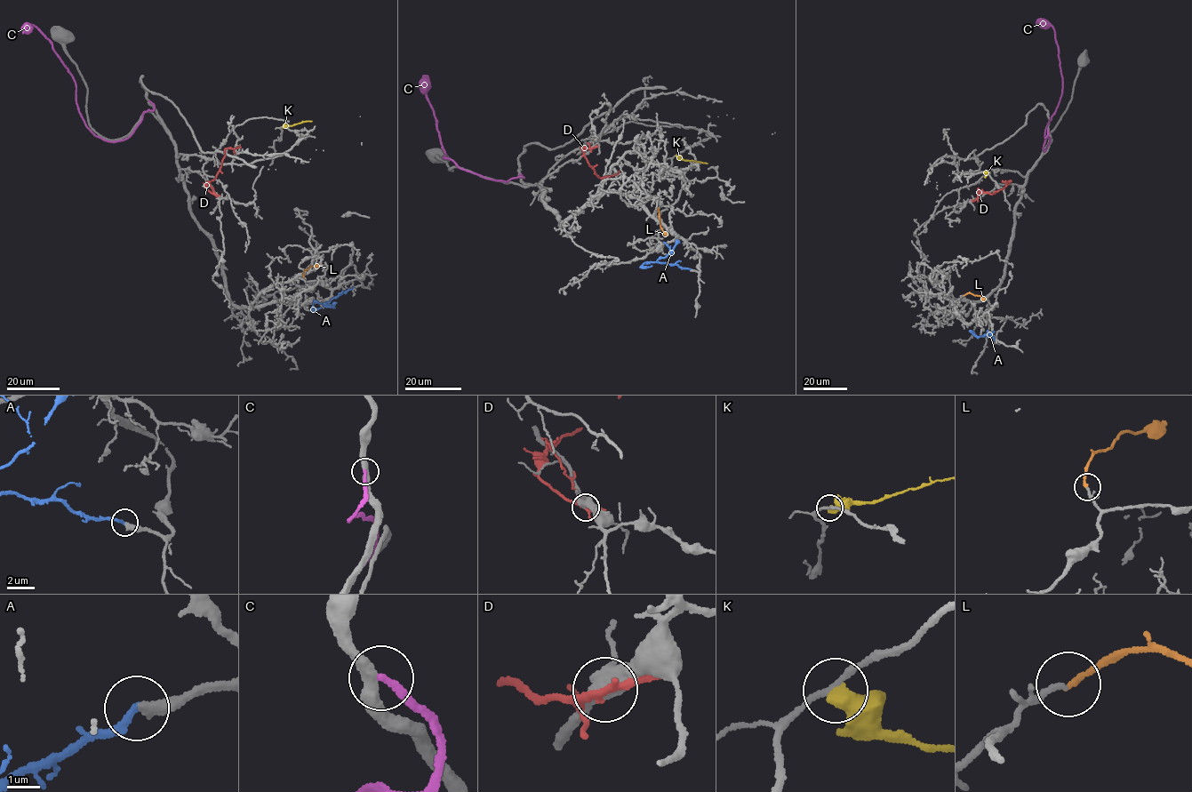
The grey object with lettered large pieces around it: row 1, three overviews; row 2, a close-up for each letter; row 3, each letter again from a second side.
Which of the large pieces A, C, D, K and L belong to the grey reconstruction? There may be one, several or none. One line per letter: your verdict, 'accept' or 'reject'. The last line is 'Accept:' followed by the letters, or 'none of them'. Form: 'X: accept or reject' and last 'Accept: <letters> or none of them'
A: accept
C: reject
D: reject
K: reject
L: accept
Accept: A, L

